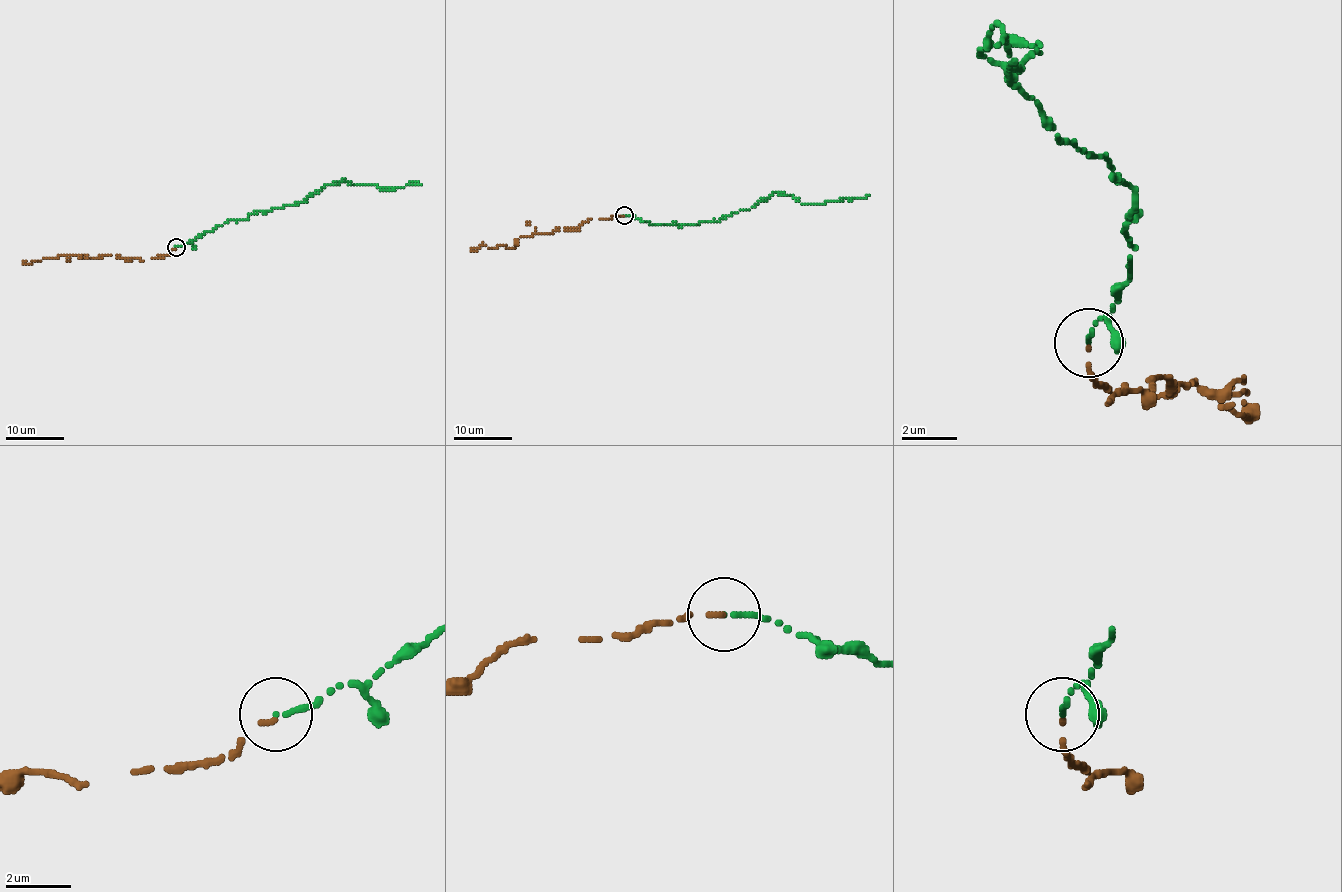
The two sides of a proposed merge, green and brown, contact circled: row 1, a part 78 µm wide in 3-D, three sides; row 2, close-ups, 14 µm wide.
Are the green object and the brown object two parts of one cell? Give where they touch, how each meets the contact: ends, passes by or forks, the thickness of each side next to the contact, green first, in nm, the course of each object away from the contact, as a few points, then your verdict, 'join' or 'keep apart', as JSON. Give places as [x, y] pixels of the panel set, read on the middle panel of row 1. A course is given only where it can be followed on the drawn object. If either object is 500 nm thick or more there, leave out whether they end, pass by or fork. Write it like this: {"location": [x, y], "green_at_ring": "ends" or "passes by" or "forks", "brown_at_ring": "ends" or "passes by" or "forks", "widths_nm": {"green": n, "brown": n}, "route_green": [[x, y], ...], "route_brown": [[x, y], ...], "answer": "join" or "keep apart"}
{"location": [624, 215], "green_at_ring": "ends", "brown_at_ring": "ends", "widths_nm": {"green": 150, "brown": 110}, "route_green": [[624, 215], [679, 227], [723, 219], [753, 208], [773, 193], [792, 196], [802, 205], [870, 196]], "route_brown": [[624, 215], [534, 232], [517, 240], [512, 249], [499, 244], [470, 249]], "answer": "join"}

